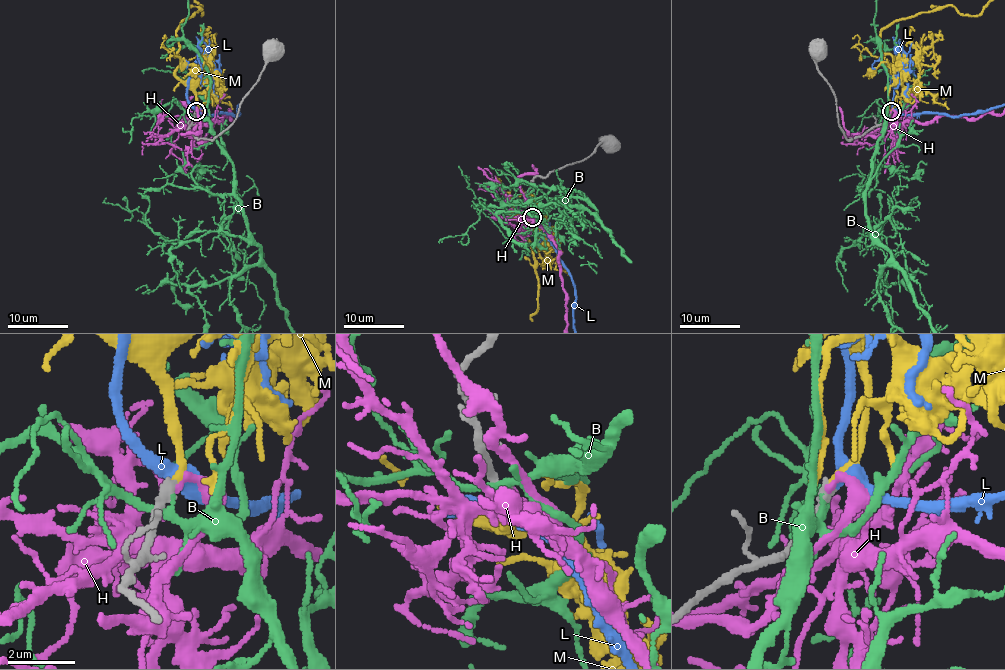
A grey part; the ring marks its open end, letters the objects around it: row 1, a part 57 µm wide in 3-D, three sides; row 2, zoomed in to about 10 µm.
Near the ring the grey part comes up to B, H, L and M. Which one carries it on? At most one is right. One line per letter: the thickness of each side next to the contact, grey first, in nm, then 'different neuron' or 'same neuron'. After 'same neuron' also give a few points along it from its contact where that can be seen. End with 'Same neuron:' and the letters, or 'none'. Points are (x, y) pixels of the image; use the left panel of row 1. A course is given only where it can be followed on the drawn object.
B: 360/240 nm | different neuron
H: 320/190 nm | different neuron
L: 320/320 nm | same neuron
M: 320/200 nm | different neuron
Same neuron: L

